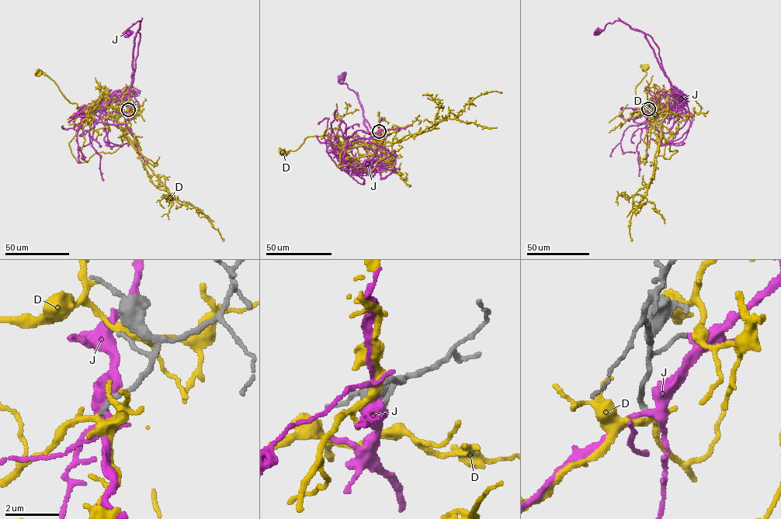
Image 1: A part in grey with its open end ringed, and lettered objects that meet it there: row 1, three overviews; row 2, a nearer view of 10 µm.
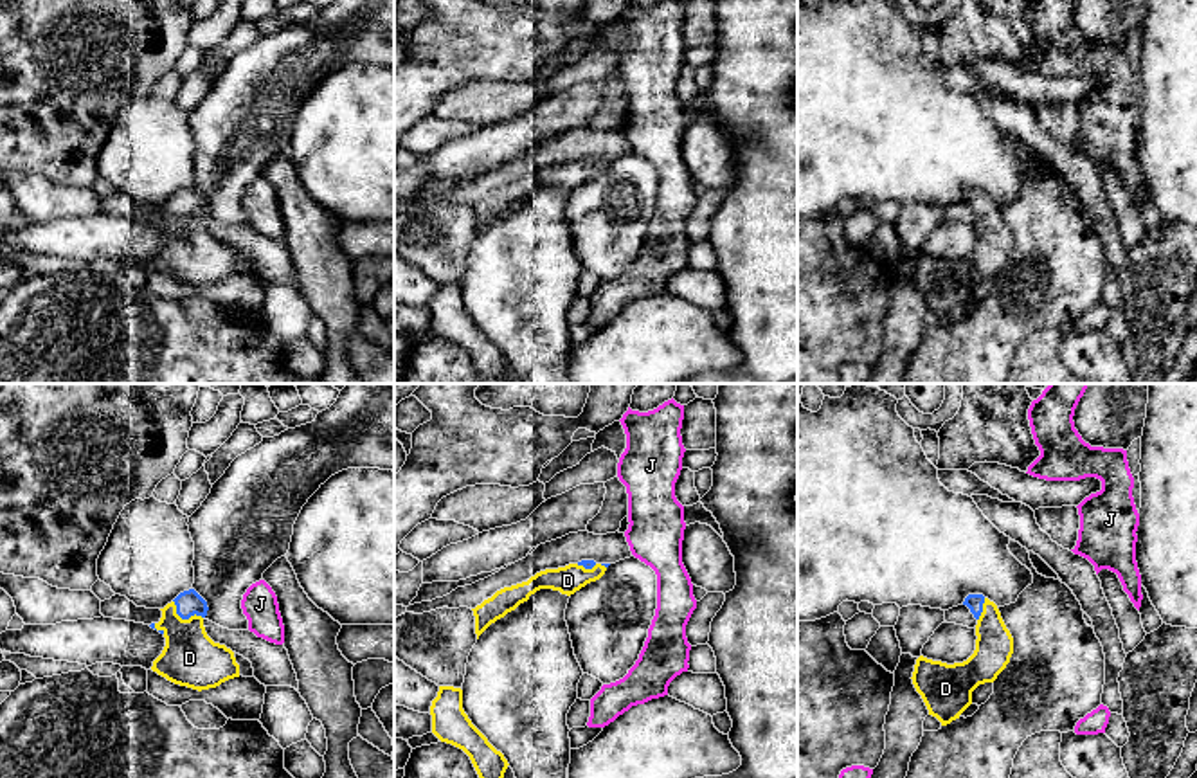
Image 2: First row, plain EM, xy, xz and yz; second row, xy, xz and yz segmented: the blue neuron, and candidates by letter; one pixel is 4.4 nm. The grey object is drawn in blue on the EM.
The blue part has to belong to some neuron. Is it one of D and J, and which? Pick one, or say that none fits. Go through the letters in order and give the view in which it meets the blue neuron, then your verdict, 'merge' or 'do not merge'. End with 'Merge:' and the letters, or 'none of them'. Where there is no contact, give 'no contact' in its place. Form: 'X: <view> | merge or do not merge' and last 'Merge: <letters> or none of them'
D: xy | merge
J: no contact | do not merge
Merge: D

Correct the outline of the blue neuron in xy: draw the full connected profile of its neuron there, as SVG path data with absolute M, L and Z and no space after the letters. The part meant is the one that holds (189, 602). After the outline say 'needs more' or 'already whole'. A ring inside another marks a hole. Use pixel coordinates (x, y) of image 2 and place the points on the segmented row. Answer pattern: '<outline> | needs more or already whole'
M194 589L180 593L160 611L160 621L149 627L166 638L166 647L153 661L153 672L198 692L239 677L234 652L207 636L203 618L209 607Z | needs more

